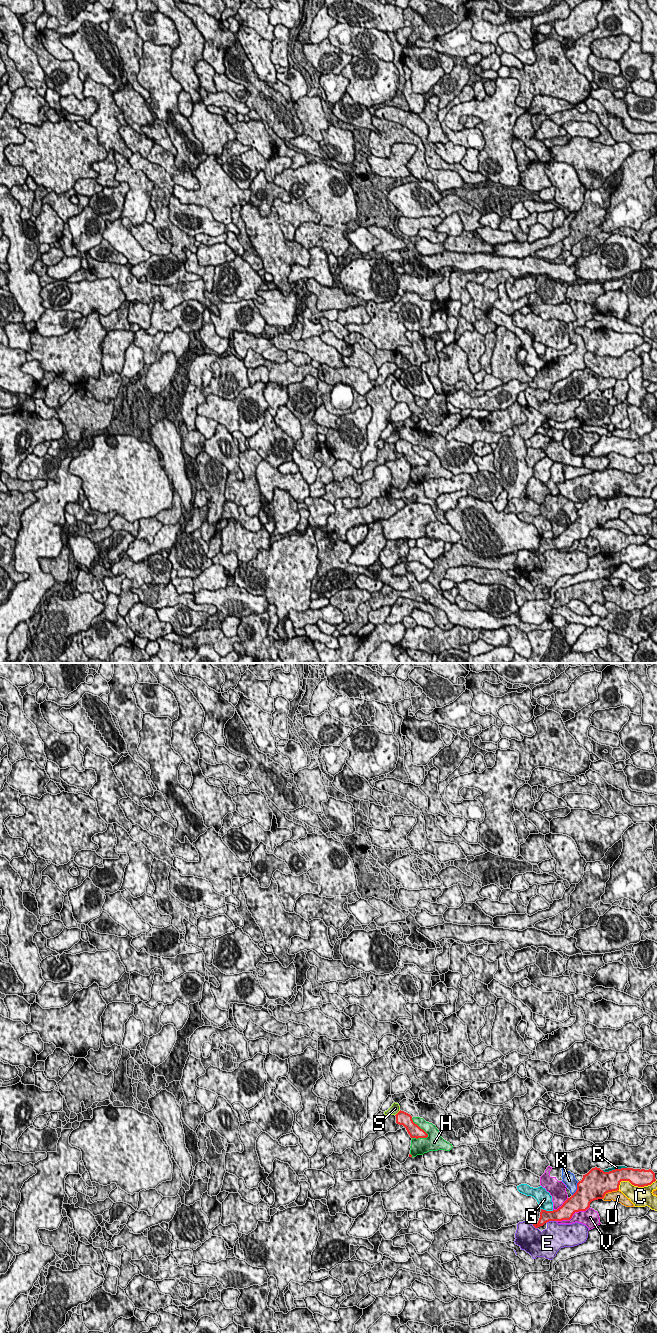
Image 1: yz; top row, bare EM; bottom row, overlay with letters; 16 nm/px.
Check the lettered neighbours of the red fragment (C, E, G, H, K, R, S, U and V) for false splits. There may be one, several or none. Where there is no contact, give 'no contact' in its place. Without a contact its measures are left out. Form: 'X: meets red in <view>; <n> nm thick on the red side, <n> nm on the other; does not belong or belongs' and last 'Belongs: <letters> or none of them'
C: meets red in yz; 280 nm thick on the red side, 320 nm on the other; does not belong
E: meets red in yz; 220 nm thick on the red side, 360 nm on the other; does not belong
G: meets red in yz; 220 nm thick on the red side, 240 nm on the other; does not belong
H: meets red in yz; 200 nm thick on the red side, 190 nm on the other; does not belong
K: meets red in yz; 420 nm thick on the red side, 200 nm on the other; does not belong
R: meets red in yz; 320 nm thick on the red side, 60 nm on the other; does not belong
S: meets red in yz; 220 nm thick on the red side, 160 nm on the other; does not belong
U: meets red in yz; 460 nm thick on the red side, 170 nm on the other; does not belong
V: meets red in yz; 300 nm thick on the red side, 240 nm on the other; does not belong
Belongs: none of them

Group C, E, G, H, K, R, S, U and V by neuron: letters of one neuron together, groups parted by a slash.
C / E / G / H / K V / R / S / U

